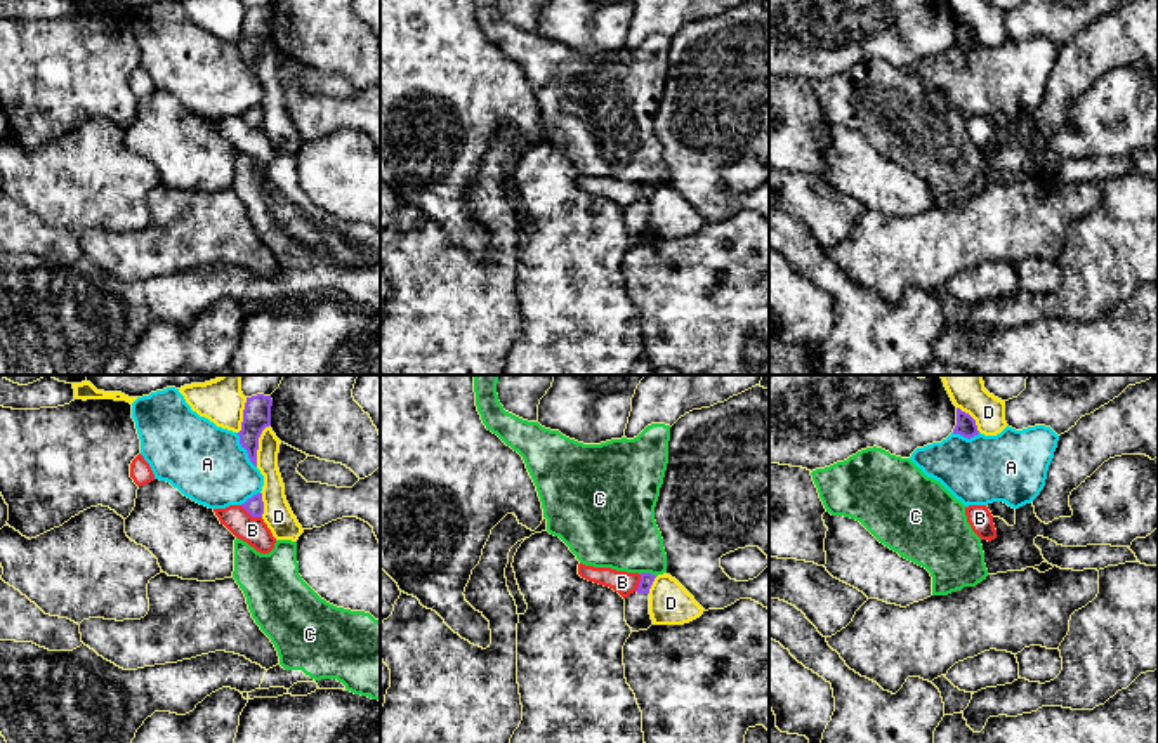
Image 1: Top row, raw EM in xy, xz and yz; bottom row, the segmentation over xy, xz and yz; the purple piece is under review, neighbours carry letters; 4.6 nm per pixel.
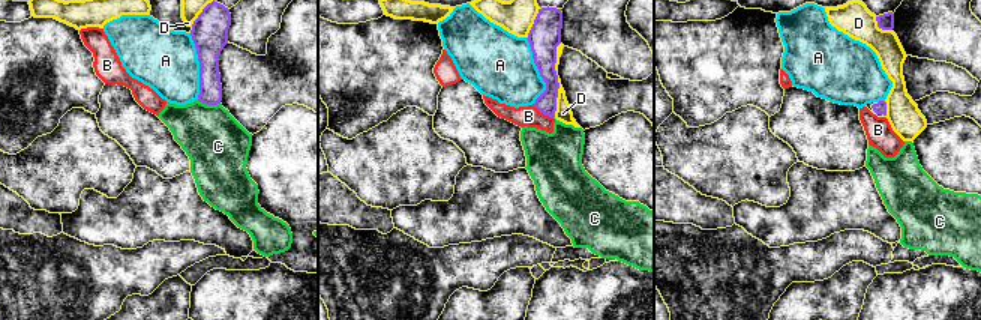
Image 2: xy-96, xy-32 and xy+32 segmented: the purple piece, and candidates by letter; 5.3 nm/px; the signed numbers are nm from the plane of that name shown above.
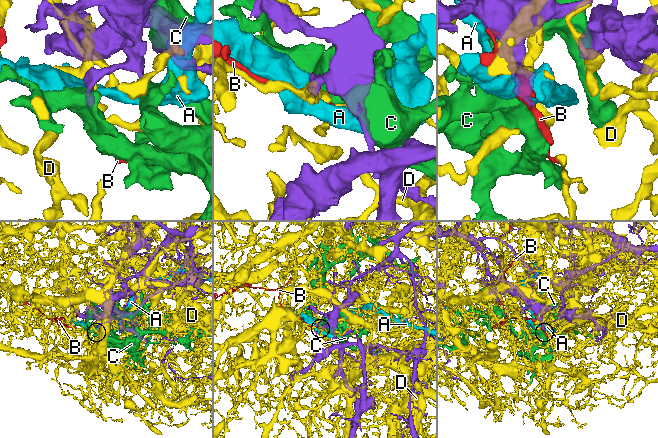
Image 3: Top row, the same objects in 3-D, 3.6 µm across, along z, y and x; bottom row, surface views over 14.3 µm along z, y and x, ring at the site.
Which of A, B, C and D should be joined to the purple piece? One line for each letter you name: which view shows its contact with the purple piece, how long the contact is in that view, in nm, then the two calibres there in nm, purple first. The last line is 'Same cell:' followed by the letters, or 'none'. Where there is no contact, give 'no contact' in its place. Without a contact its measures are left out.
Same cell: none

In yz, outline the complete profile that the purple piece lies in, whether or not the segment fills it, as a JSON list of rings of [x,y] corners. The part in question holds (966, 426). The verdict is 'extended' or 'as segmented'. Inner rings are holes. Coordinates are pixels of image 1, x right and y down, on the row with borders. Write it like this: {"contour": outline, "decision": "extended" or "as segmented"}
{"contour": [[[957,408],[957,425],[953,429],[953,434],[960,434],[967,439],[979,434],[976,420],[969,413],[962,411],[960,408]]], "decision": "as segmented"}

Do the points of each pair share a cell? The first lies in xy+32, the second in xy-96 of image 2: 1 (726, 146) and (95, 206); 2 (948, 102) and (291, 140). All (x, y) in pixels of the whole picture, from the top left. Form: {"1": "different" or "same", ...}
{"1": "different", "2": "different"}

